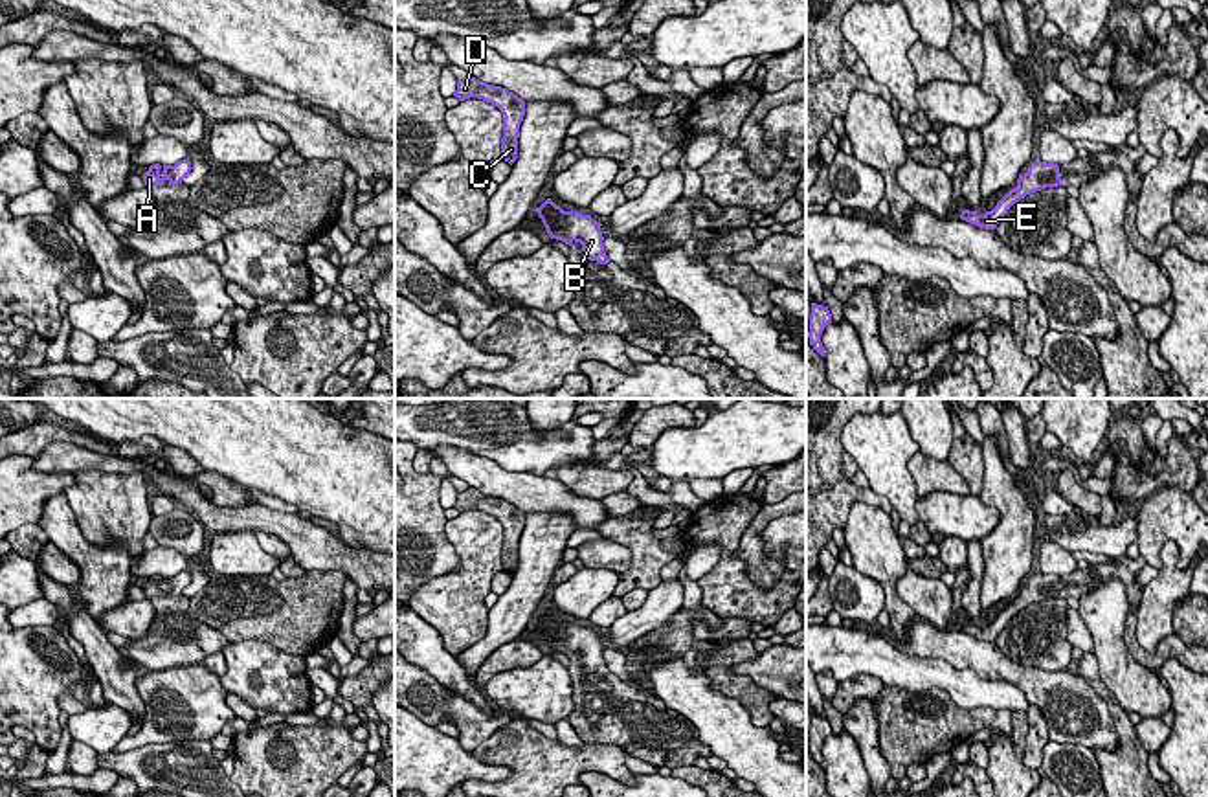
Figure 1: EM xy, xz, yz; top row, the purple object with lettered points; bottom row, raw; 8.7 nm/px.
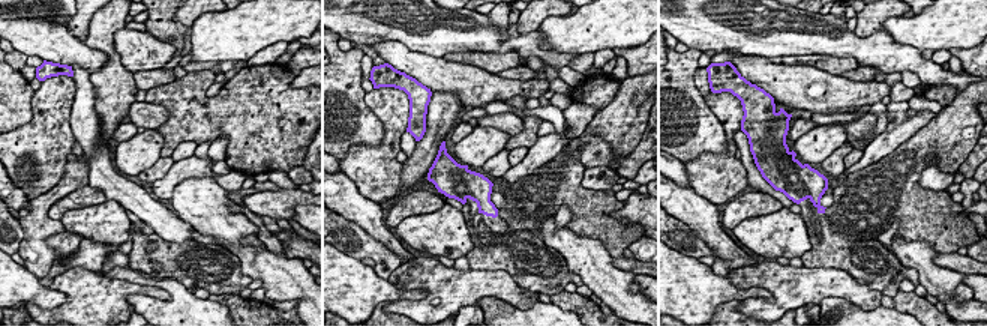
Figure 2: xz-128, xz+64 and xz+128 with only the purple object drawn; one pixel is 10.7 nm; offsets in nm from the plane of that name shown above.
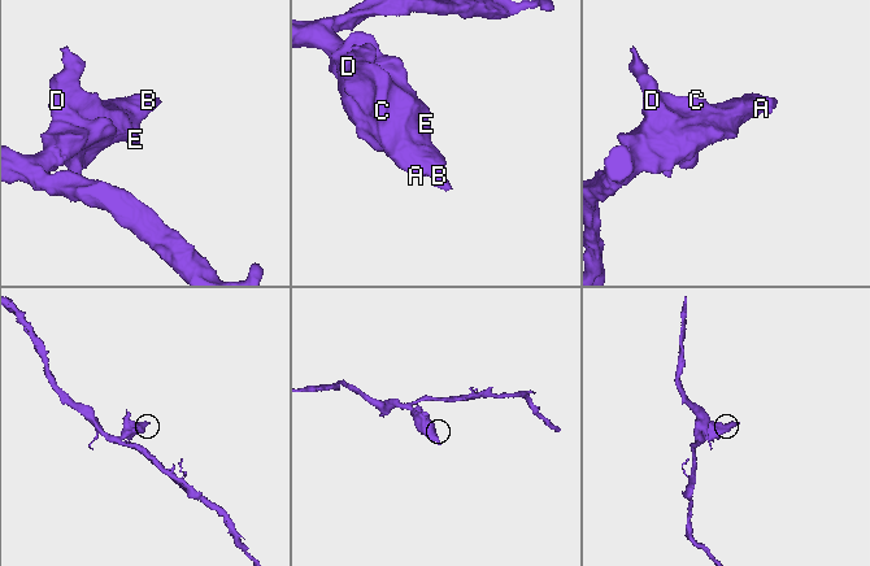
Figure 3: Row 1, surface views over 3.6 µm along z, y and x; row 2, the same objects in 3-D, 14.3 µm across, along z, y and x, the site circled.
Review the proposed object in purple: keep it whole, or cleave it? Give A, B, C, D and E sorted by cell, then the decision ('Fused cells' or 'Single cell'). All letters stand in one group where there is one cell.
Groups: A B C D E. Single cell

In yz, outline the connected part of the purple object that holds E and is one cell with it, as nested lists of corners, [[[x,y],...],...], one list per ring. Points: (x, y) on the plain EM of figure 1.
[[[1035,571],[1024,586],[1019,586],[1017,597],[1010,601],[991,623],[979,626],[977,623],[962,621],[960,630],[984,641],[995,641],[1008,621],[1030,604],[1045,599],[1063,597],[1059,577]]]

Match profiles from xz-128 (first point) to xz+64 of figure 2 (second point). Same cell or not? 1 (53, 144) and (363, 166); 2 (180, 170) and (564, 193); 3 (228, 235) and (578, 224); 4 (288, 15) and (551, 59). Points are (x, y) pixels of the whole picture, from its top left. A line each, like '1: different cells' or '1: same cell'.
1: same cell
2: different cells
3: different cells
4: different cells

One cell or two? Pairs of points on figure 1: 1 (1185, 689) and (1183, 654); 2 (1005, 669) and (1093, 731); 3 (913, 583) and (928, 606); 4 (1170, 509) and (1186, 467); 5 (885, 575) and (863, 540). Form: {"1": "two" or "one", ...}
{"1": "two", "2": "one", "3": "one", "4": "two", "5": "one"}

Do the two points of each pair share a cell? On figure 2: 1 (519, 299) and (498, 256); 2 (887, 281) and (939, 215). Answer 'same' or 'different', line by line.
1: different
2: different

